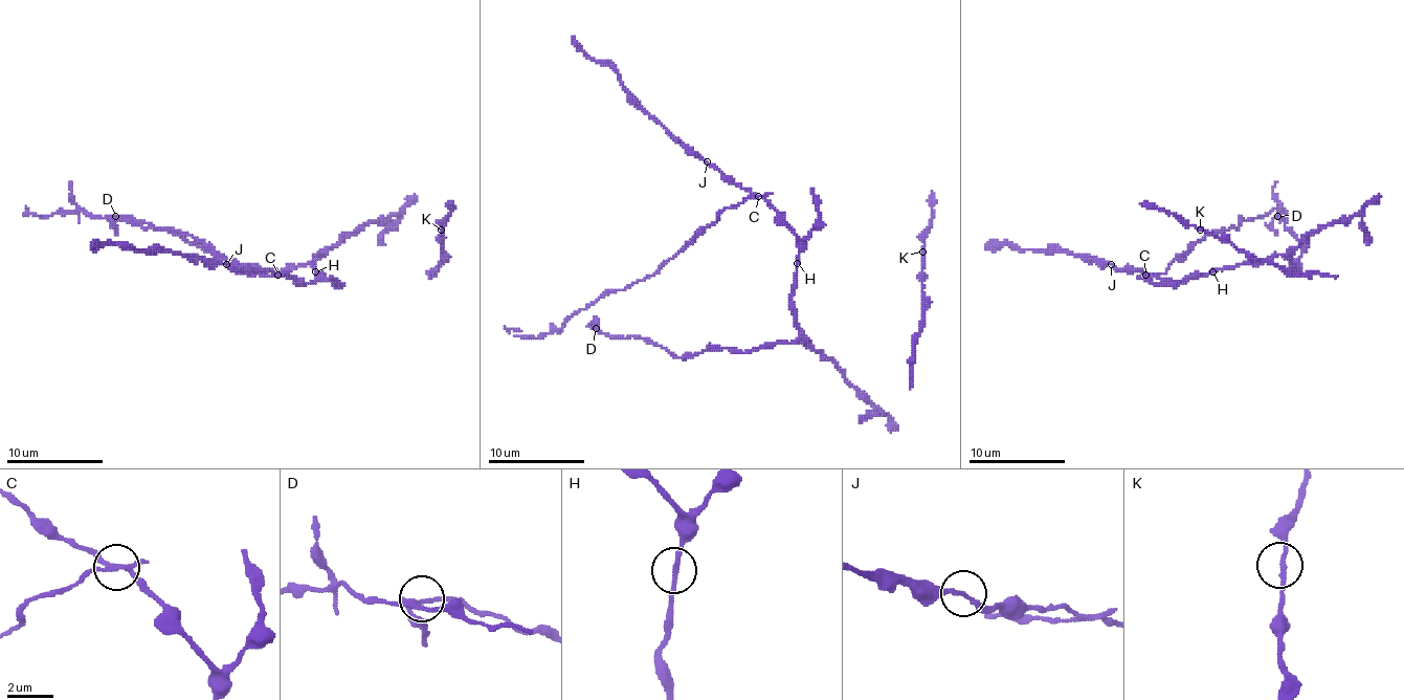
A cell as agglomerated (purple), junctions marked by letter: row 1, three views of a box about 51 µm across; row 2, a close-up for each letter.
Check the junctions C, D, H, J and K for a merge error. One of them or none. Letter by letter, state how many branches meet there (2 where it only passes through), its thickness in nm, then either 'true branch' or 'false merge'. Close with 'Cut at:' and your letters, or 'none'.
C: 4 branches meet; 180 nm thick; false merge
D: 2 branches meet; 190 nm thick; true branch
H: 2 branches meet; 190 nm thick; true branch
J: 2 branches meet; 180 nm thick; true branch
K: 2 branches meet; 190 nm thick; true branch
Cut at: C

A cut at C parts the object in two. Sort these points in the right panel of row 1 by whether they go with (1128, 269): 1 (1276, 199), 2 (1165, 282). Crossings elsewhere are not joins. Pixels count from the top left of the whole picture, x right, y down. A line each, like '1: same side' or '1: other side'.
1: other side
2: same side

